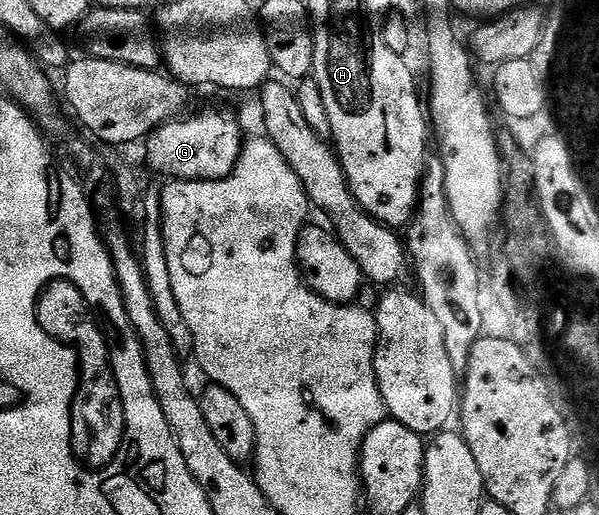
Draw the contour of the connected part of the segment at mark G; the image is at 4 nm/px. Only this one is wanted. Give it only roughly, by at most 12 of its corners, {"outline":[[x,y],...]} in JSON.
{"outline":[[225,109],[165,122],[144,142],[165,179],[218,181],[241,157]]}

